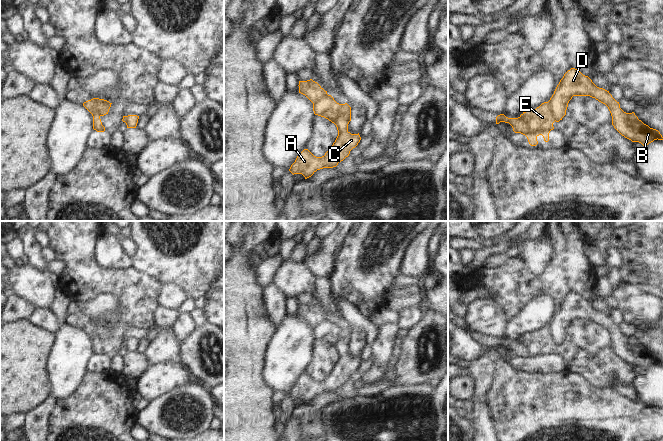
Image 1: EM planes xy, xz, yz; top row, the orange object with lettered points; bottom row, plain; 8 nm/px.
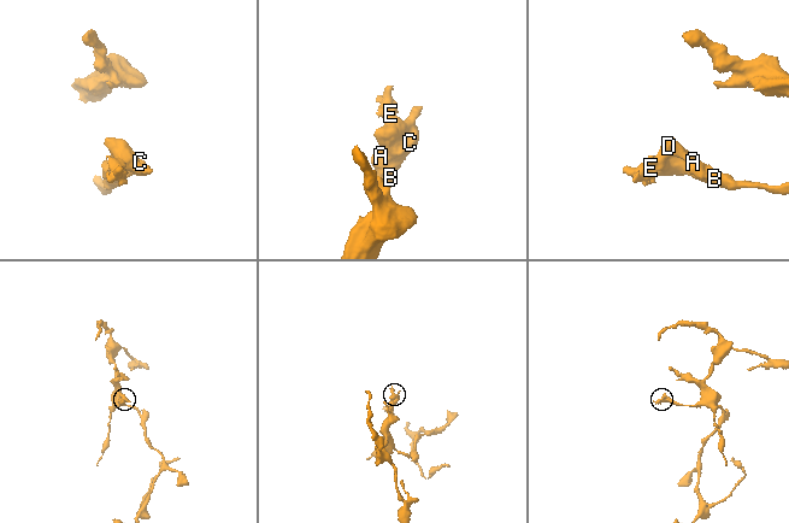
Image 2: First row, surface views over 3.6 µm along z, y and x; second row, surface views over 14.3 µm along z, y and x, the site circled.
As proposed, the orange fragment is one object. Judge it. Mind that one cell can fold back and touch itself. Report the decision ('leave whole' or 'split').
split

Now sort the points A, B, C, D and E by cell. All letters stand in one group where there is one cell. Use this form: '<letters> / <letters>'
A B C D / E

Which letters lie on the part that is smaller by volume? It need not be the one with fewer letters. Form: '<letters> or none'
E

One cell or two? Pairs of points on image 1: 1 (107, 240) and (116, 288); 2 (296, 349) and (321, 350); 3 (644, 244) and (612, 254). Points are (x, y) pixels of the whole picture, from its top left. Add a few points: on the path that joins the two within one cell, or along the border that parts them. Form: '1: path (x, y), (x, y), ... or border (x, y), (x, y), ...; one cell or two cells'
1: border (94, 254), (95, 260), (105, 268), (131, 267); two cells
2: border (315, 339), (312, 345), (311, 360), (304, 372); two cells
3: border (610, 246), (621, 255), (619, 268); two cells

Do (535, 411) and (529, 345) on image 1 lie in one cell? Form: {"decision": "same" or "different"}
{"decision": "different"}

